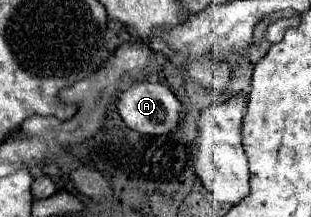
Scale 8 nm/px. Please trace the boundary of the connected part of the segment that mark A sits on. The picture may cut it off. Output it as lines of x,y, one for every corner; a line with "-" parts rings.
139,82
131,86
119,96
117,108
119,108
123,122
131,130
137,130
139,134
147,134
147,136
169,134
177,126
179,116
181,116
181,102
175,98
175,94
167,86
159,82

